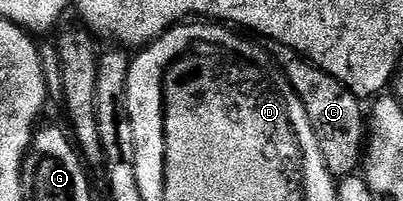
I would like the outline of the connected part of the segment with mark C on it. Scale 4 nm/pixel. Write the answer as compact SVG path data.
M272 43L271 57L305 106L307 120L311 120L311 128L334 179L340 180L358 173L367 143L367 114L365 110L361 111L362 99L353 95L339 80L323 72L314 62L283 44Z

